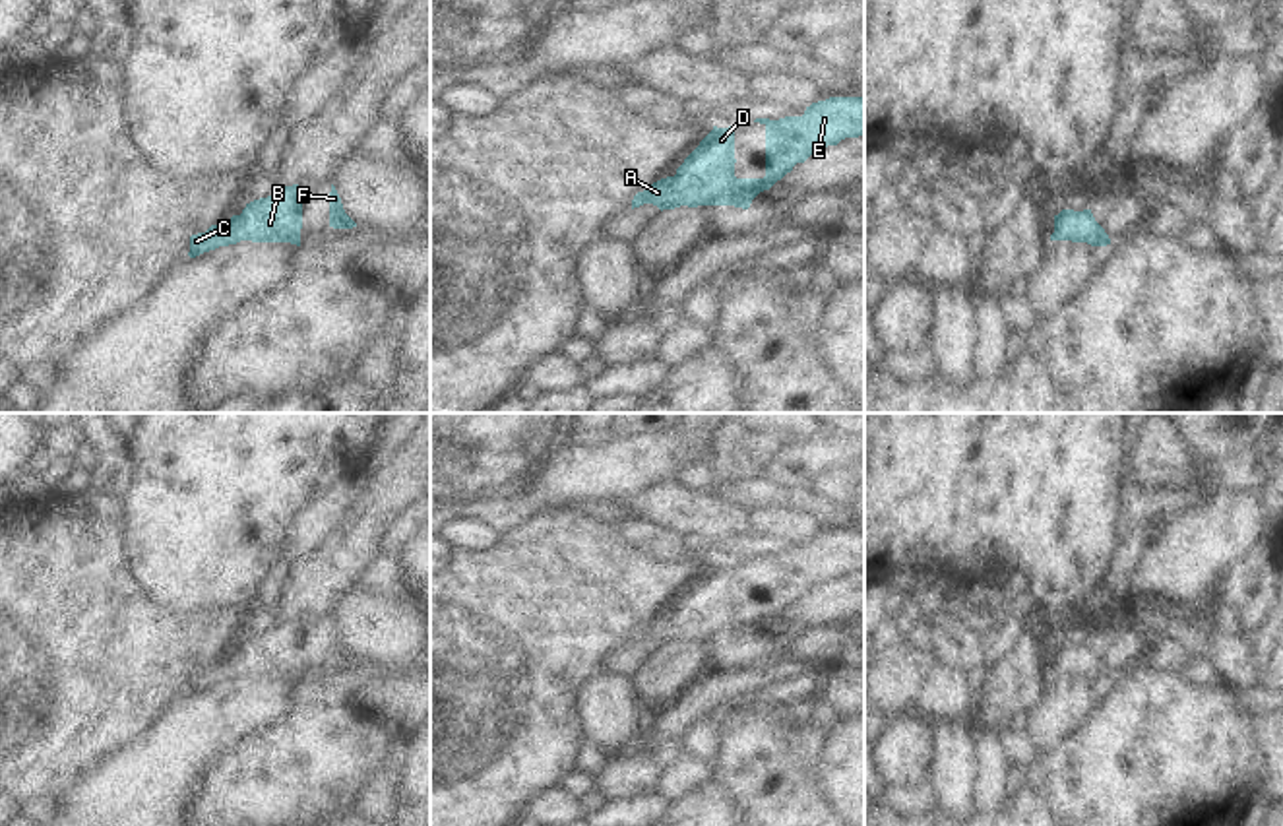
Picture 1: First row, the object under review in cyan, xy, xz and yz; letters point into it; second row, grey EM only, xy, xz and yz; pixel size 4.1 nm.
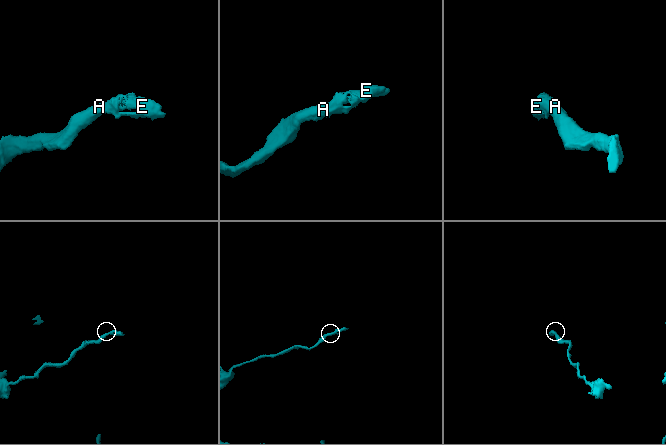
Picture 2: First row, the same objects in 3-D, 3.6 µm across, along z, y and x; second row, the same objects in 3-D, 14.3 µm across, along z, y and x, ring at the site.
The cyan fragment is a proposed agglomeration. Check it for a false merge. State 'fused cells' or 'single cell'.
single cell

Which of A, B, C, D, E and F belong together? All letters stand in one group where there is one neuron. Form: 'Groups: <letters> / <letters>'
Groups: A B C D E F.

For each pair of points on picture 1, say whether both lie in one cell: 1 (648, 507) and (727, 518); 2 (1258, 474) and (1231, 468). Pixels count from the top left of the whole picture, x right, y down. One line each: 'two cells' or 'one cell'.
1: one cell
2: one cell

